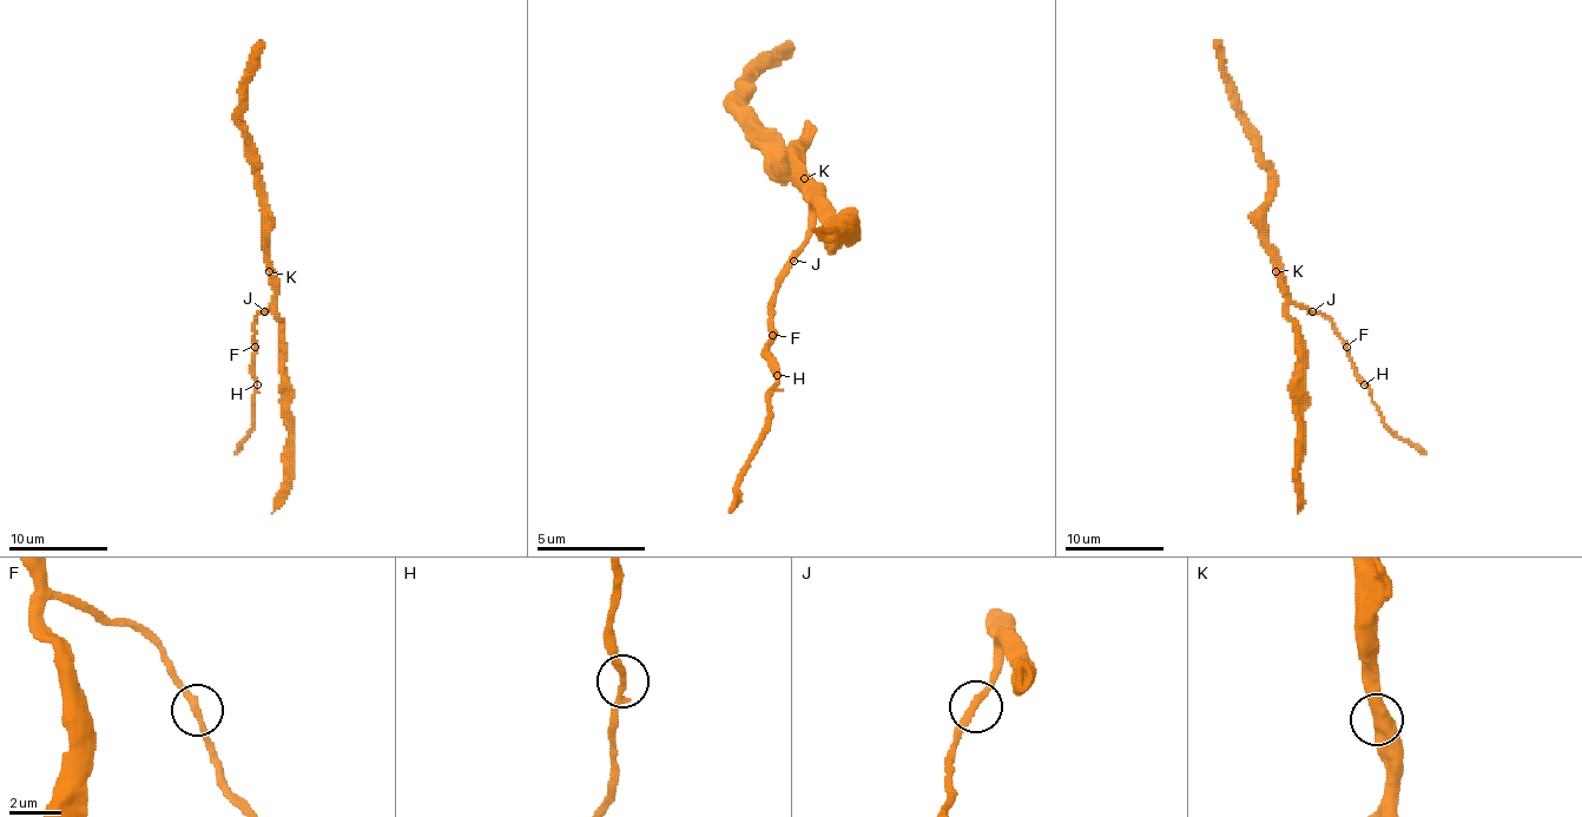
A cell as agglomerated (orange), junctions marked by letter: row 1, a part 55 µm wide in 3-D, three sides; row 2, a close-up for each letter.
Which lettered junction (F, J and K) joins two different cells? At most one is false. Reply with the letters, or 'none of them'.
none of them

